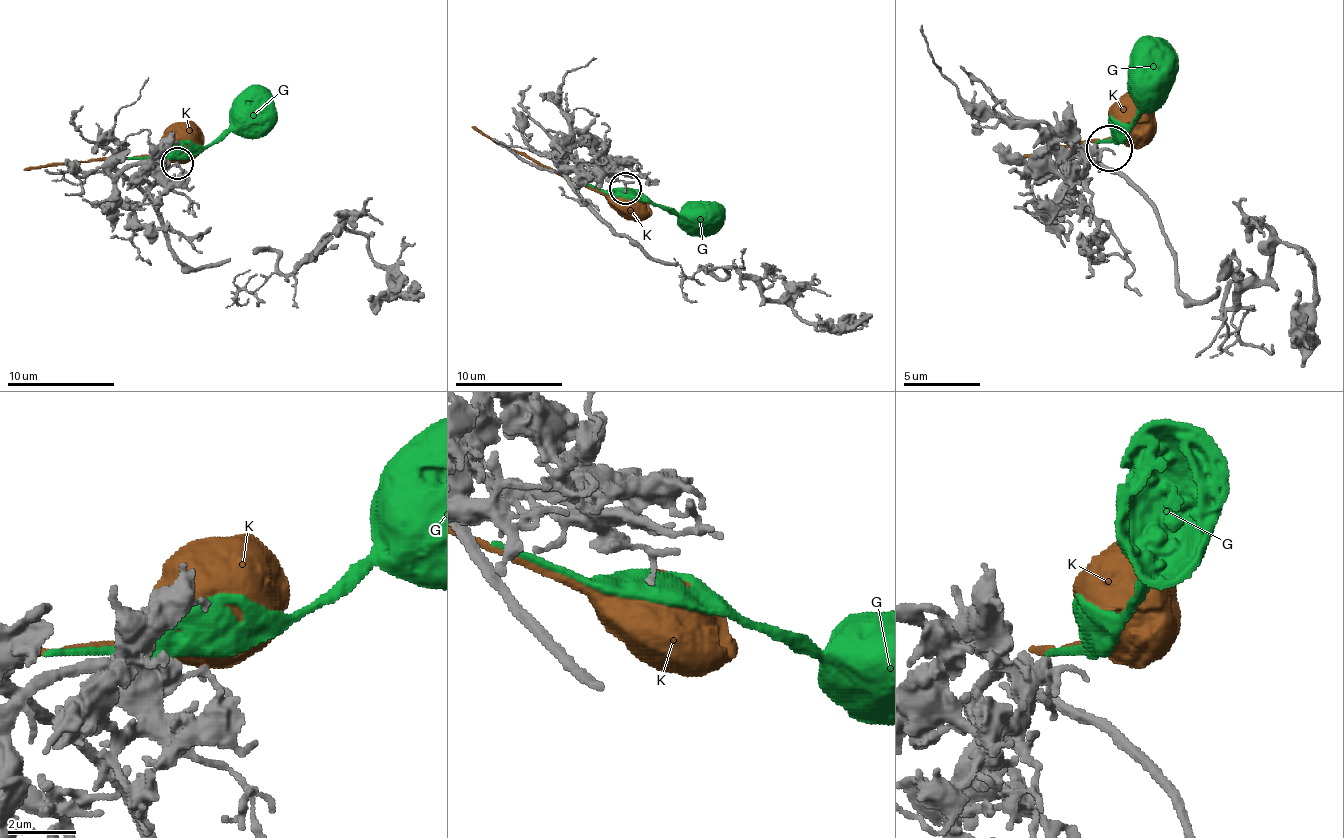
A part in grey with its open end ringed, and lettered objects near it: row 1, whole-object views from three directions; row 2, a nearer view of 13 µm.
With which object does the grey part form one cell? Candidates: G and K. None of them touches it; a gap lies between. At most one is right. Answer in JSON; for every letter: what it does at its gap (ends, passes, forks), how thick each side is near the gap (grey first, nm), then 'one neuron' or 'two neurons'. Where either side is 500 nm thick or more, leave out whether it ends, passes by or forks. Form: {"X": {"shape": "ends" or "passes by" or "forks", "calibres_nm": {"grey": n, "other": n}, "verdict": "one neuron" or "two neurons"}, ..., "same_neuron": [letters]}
{"G": {"calibres_nm": {"grey": 160, "other": 550}, "verdict": "one neuron"}, "K": {"calibres_nm": {"grey": 160, "other": 850}, "verdict": "two neurons"}, "same_neuron": ["G"]}

